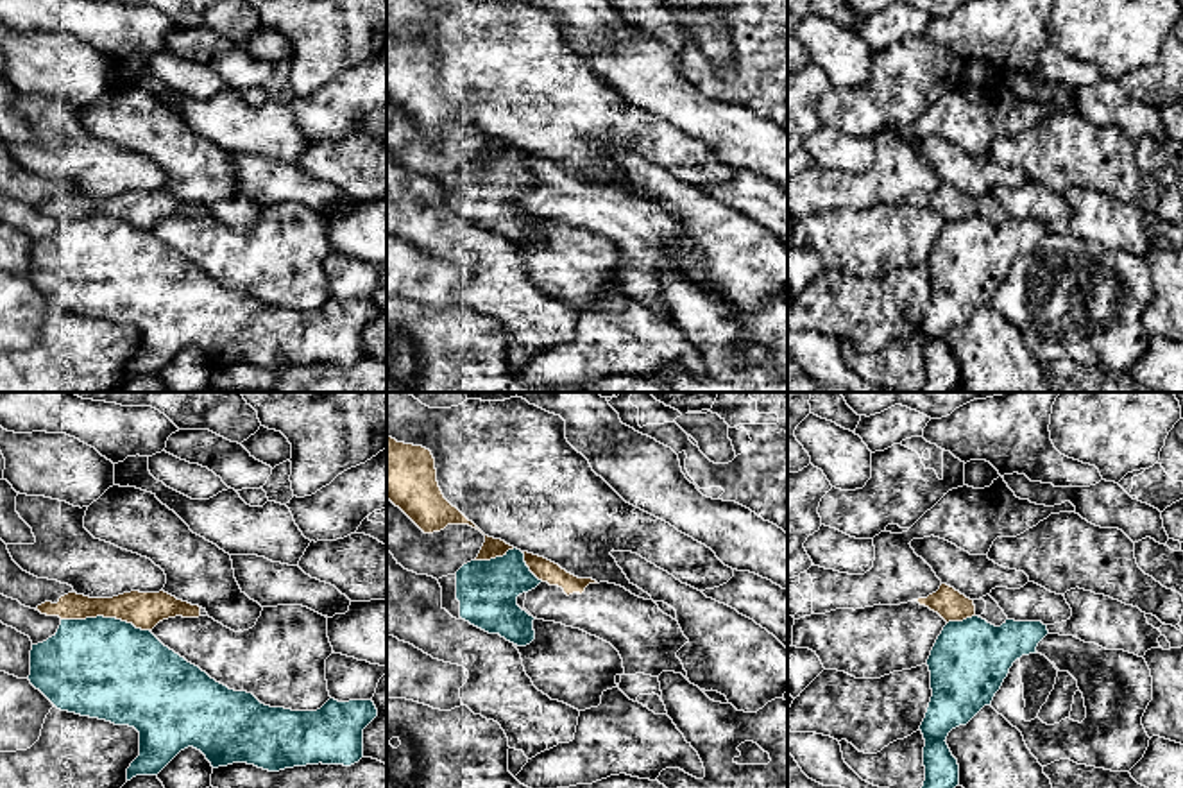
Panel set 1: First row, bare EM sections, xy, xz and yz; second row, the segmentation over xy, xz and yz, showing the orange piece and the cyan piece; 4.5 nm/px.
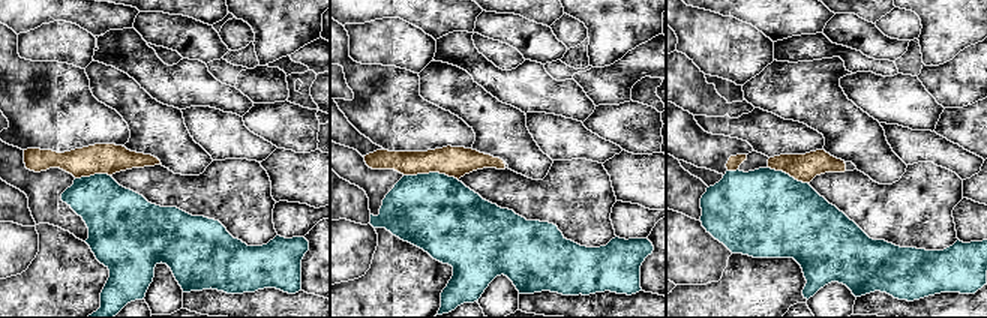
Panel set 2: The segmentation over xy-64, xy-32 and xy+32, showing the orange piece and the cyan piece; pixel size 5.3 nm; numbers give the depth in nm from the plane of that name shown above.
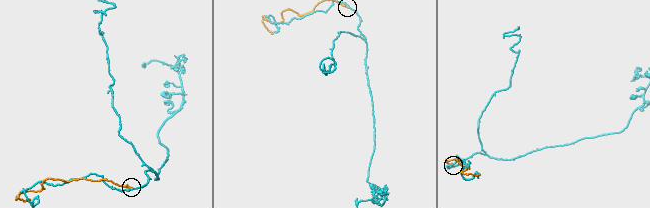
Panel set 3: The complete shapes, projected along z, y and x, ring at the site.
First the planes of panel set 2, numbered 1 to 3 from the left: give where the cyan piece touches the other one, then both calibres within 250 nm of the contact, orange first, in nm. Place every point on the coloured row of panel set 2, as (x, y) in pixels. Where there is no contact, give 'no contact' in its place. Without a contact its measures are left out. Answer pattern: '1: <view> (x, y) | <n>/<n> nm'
1: xy-64 (92, 174) | 160/320 nm
2: xy-32 (431, 171) | 160/420 nm
3: xy+32 (788, 173) | 150/480 nm

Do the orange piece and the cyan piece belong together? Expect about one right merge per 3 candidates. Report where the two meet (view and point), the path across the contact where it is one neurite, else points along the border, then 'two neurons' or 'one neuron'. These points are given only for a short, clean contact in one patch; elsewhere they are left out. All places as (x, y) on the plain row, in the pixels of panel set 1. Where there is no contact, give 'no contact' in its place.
xy (106, 215) | two neurons

